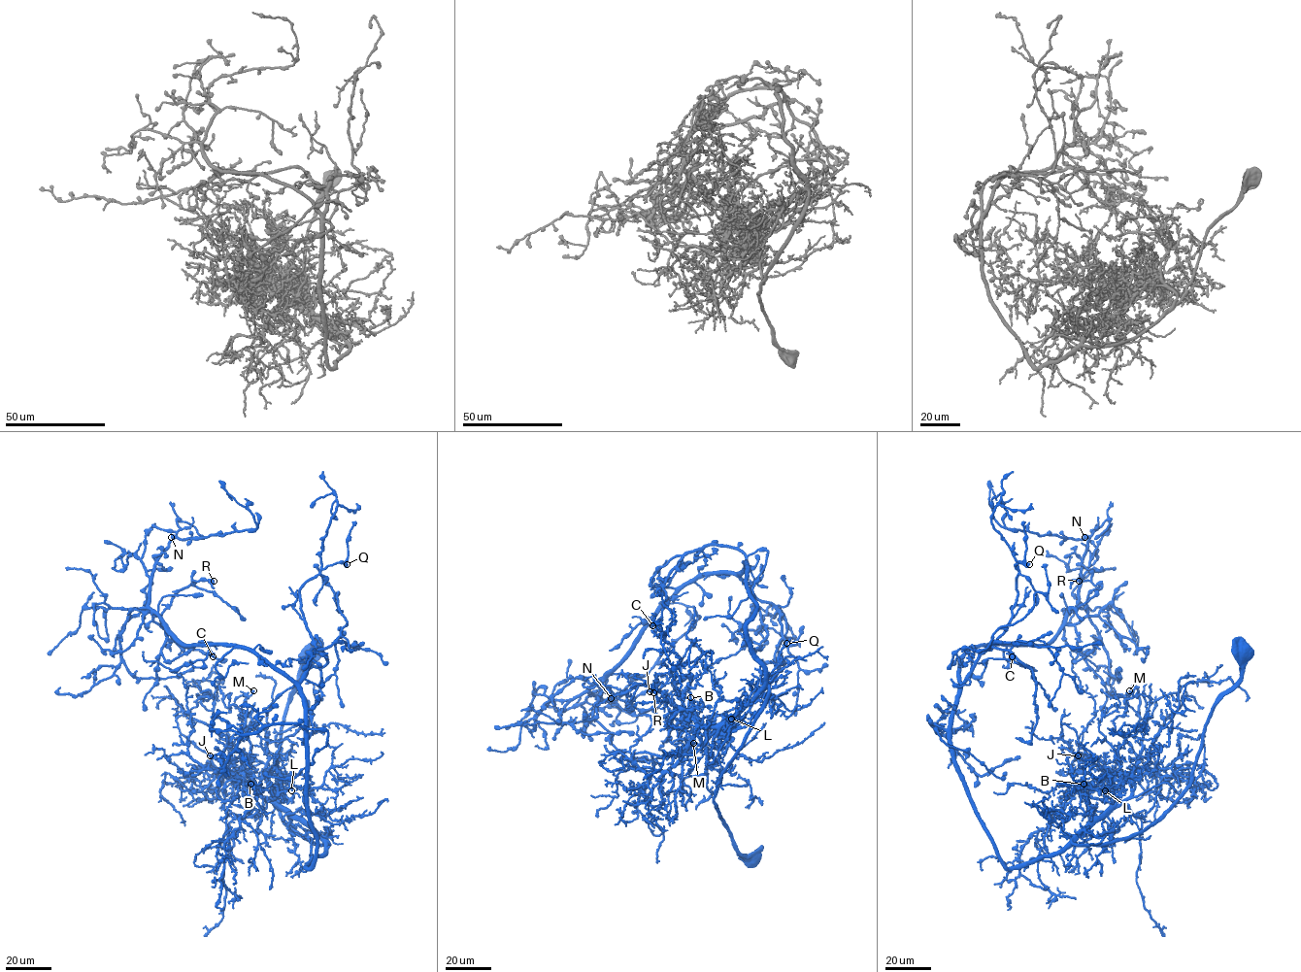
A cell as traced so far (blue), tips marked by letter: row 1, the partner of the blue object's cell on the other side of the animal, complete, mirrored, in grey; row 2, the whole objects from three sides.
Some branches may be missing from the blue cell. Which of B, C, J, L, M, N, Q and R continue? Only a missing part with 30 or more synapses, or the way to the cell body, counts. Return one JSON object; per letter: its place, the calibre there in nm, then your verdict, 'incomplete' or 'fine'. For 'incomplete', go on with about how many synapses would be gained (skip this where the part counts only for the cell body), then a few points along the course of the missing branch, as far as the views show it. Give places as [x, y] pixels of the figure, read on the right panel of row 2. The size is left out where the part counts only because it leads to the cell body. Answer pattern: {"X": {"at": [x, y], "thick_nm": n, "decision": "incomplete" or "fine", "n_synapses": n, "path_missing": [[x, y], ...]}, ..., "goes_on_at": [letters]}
{"B": {"at": [1084, 784], "thick_nm": 440, "decision": "fine"}, "C": {"at": [1012, 656], "thick_nm": 650, "decision": "fine"}, "J": {"at": [1078, 755], "thick_nm": 440, "decision": "fine"}, "L": {"at": [1105, 790], "thick_nm": 440, "decision": "fine"}, "M": {"at": [1129, 690], "thick_nm": 440, "decision": "fine"}, "N": {"at": [1084, 537], "thick_nm": 600, "decision": "fine"}, "Q": {"at": [1029, 564], "thick_nm": 500, "decision": "fine"}, "R": {"at": [1079, 581], "thick_nm": 340, "decision": "fine"}, "goes_on_at": []}

